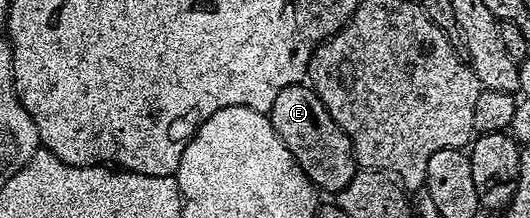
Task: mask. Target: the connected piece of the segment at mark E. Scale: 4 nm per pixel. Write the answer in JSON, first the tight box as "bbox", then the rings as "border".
{"bbox":[269,85,357,193],"border":[[[309,85],[281,89],[269,114],[273,129],[277,129],[277,137],[285,141],[297,165],[301,165],[301,169],[320,192],[336,193],[348,187],[357,172],[355,151],[351,148],[349,137],[333,121],[329,109],[325,109],[315,90]]]}

